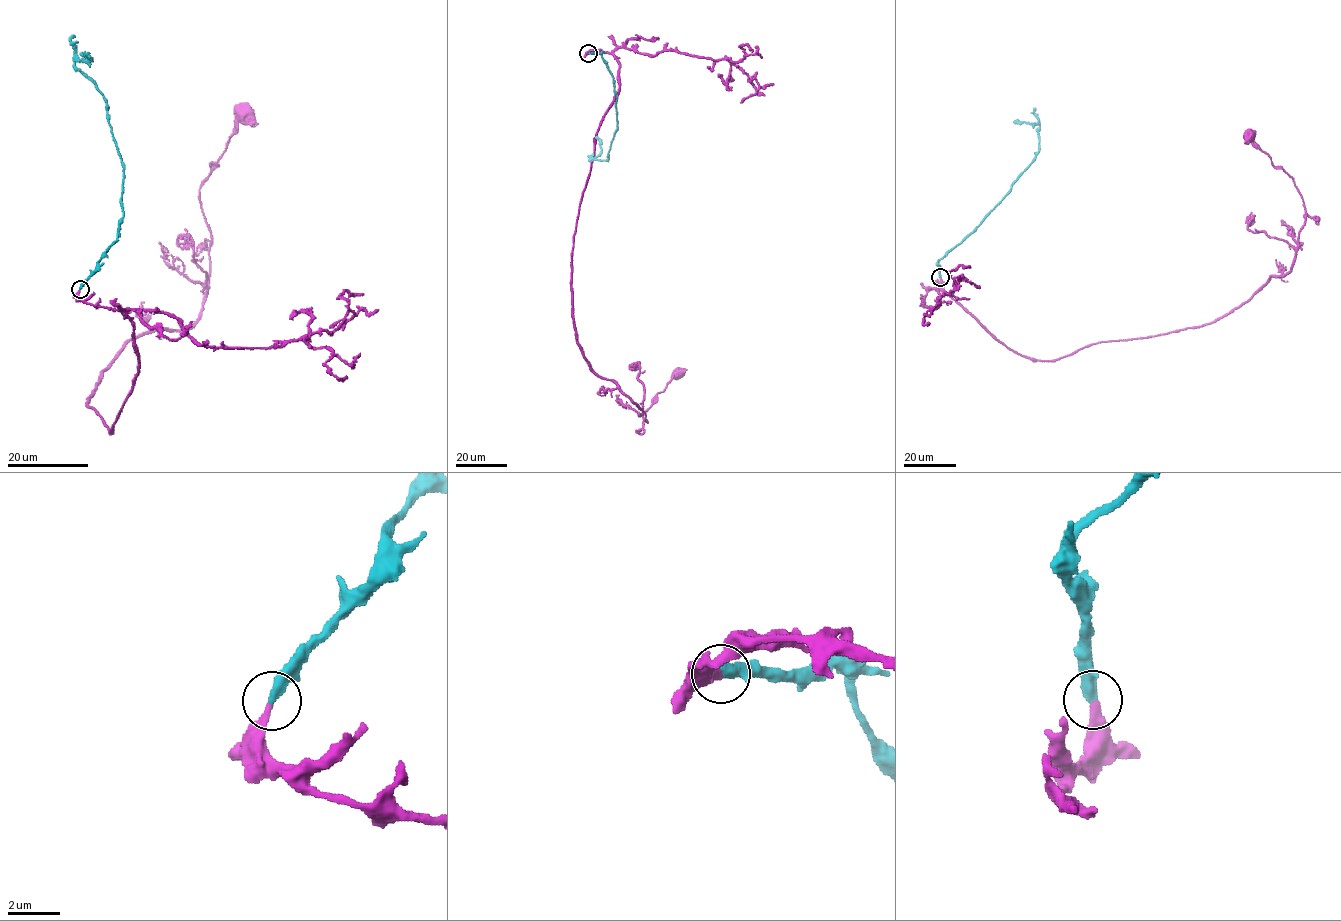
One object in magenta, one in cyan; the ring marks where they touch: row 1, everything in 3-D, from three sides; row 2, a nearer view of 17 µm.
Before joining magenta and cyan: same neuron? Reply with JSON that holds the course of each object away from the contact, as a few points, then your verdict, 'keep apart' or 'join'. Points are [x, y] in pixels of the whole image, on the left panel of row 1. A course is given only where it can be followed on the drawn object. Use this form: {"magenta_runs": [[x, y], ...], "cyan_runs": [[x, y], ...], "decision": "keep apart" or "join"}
{"magenta_runs": [[79, 289], [132, 324], [113, 433], [88, 400], [138, 335], [195, 321], [200, 187], [244, 111]], "cyan_runs": [[79, 289], [115, 243], [123, 217], [124, 168], [103, 94], [75, 66], [91, 58], [81, 54]], "decision": "join"}

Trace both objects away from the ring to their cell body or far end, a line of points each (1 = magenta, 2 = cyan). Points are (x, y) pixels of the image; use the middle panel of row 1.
1: (588, 53), (613, 55), (619, 85), (579, 207), (577, 343), (647, 422), (643, 413), (678, 374)
2: (588, 53), (601, 54), (616, 95), (618, 127), (607, 160), (589, 160), (601, 150), (596, 136)

